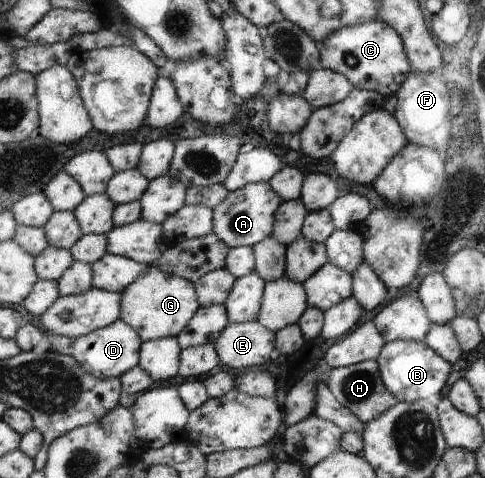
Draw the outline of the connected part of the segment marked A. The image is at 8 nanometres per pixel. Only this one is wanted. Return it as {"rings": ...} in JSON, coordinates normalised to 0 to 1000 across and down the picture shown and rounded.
{"rings":[[[553,381],[511,385],[489,402],[472,402],[466,418],[443,441],[443,492],[468,519],[511,515],[522,519],[565,490],[571,444],[581,431],[581,412]]]}

